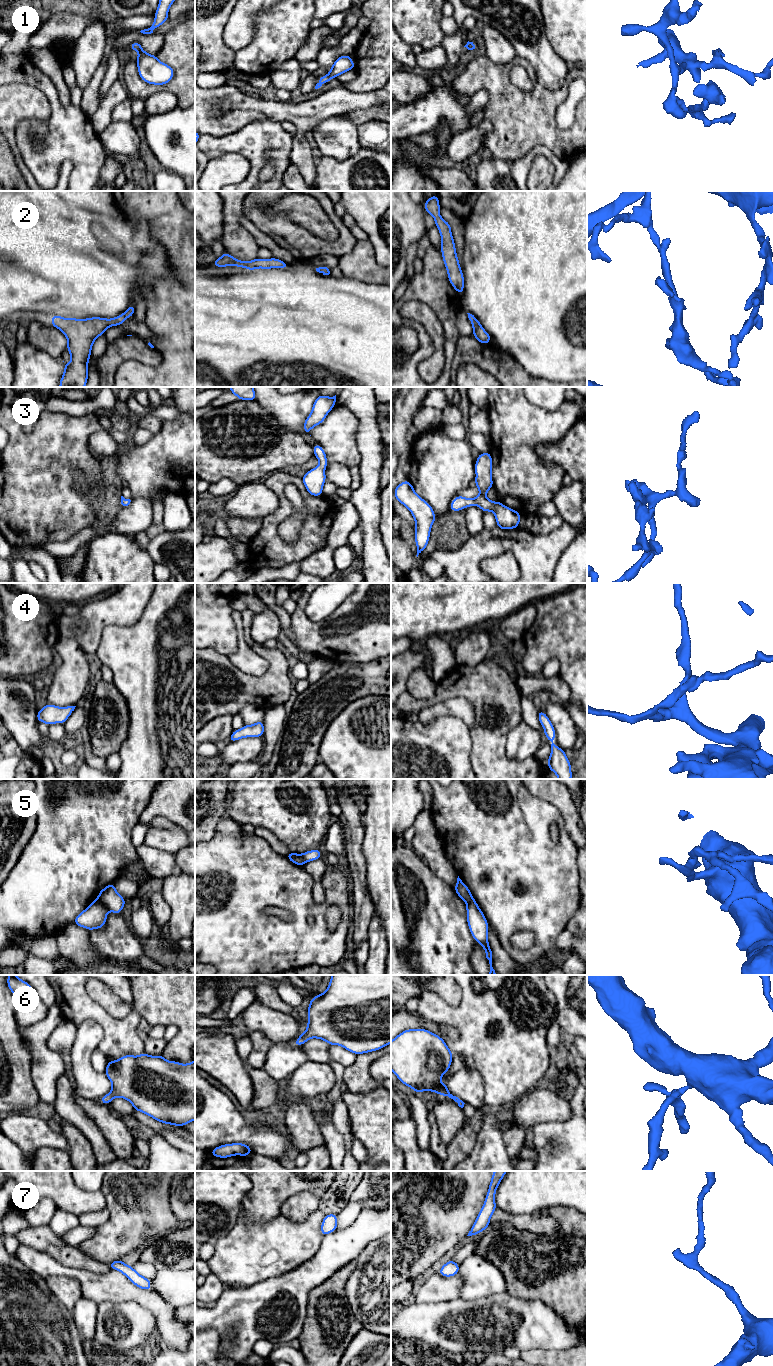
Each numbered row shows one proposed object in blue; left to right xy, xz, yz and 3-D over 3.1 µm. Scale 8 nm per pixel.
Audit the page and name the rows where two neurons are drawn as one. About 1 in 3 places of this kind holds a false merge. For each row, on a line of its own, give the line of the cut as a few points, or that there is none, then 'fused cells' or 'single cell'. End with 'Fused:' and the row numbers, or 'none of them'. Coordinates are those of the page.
1: cut none; single cell
2: cut none; single cell
3: cut none; single cell
4: cut none; single cell
5: cut xy (98, 898), (108, 908); fused cells
6: cut none; single cell
7: cut none; single cell
Fused: 5

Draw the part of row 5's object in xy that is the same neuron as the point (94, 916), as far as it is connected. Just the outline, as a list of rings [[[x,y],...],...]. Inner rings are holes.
[[[95,899],[84,911],[79,913],[74,924],[86,928],[87,930],[94,930],[102,928],[107,919],[108,908],[105,904]]]

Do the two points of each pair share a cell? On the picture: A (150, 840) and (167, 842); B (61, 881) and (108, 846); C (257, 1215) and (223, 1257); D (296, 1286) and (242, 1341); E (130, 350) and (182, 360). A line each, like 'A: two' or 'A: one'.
A: one
B: one
C: two
D: one
E: two

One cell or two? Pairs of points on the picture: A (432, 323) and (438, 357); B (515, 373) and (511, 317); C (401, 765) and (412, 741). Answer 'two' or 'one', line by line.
A: one
B: two
C: one

